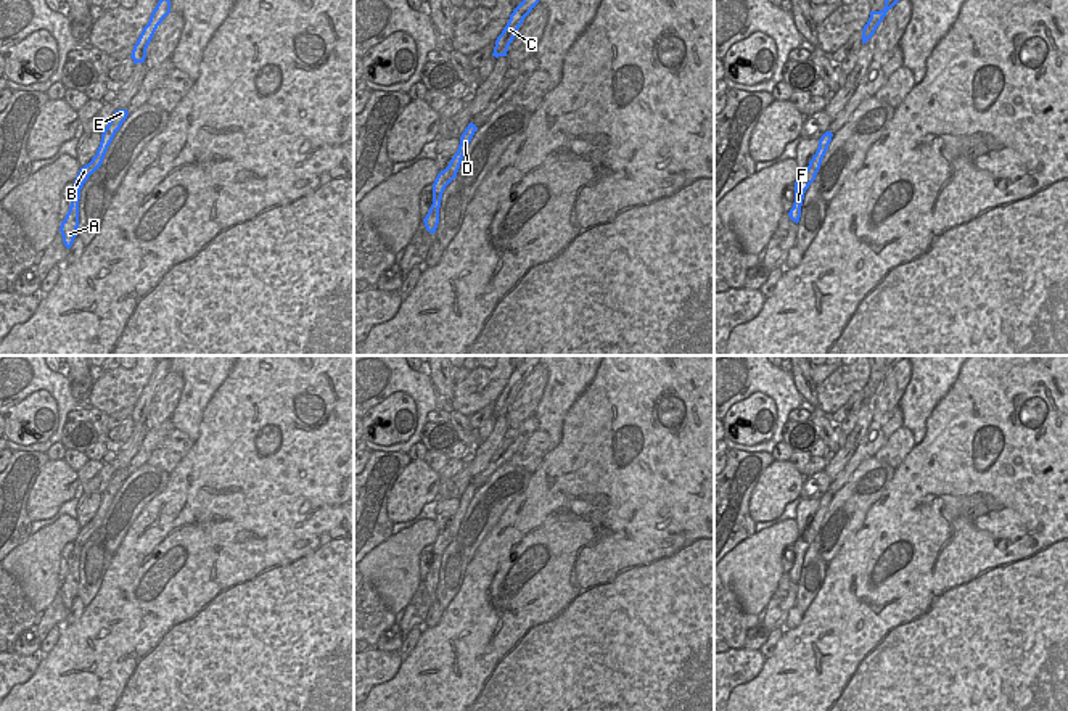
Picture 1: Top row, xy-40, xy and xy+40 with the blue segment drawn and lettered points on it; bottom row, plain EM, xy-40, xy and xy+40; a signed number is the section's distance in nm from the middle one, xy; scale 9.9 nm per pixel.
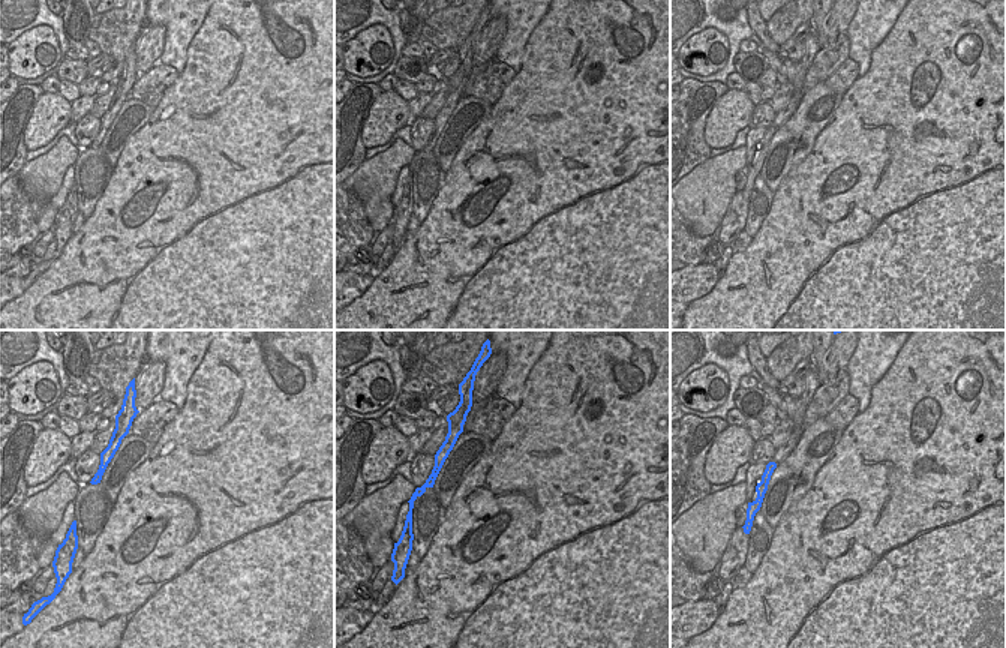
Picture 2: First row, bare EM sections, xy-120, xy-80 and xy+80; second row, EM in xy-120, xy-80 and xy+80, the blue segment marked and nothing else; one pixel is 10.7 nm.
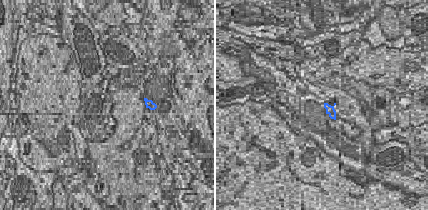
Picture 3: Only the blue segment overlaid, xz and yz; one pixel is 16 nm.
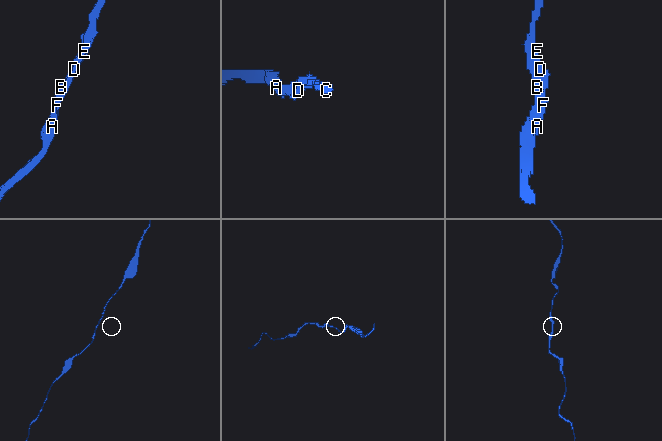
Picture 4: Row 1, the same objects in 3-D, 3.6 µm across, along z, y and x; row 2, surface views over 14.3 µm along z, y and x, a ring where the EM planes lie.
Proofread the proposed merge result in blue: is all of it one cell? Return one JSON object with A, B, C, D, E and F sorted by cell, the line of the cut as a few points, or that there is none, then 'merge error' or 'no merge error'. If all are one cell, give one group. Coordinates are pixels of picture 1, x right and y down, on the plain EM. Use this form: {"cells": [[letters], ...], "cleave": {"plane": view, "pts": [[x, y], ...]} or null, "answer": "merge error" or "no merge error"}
{"cells": [["A", "B", "C", "D", "E", "F"]], "cleave": null, "answer": "no merge error"}

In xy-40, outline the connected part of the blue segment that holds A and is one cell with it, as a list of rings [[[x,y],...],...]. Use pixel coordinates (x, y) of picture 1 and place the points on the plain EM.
[[[127,470],[114,471],[111,481],[108,483],[106,489],[101,494],[101,502],[97,510],[97,515],[92,518],[92,521],[88,524],[80,528],[80,531],[74,540],[74,549],[71,552],[71,566],[60,587],[63,603],[68,610],[72,606],[74,598],[77,597],[80,550],[82,550],[84,544],[88,540],[88,537],[97,529],[100,529],[100,526],[105,520],[105,515],[108,512],[108,507],[111,505],[116,492],[121,489],[121,486],[127,479],[127,476],[129,476]]]

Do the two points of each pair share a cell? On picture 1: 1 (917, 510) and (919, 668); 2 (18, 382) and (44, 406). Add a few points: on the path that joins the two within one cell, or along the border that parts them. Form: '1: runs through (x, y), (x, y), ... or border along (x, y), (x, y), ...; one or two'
1: runs through (919, 549), (920, 629); one
2: border along (16, 404), (45, 391), (58, 419); two

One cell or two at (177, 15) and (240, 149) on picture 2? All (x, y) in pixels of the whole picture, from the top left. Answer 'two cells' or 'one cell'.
two cells

